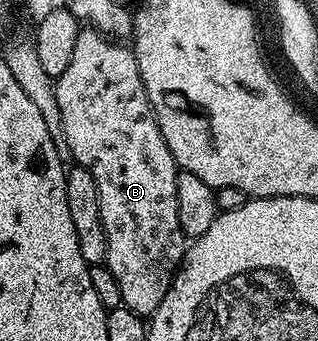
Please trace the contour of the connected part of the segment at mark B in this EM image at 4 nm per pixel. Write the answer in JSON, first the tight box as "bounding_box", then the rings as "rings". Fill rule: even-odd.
{"bounding_box":[54,28,188,316],"rings":[[[93,28],[79,29],[76,36],[76,44],[72,47],[72,60],[64,73],[56,79],[54,84],[56,92],[56,104],[60,104],[60,120],[64,128],[64,140],[68,140],[68,148],[72,148],[72,156],[77,165],[83,166],[88,172],[92,172],[92,180],[96,180],[96,188],[100,192],[100,220],[104,224],[104,236],[108,244],[105,265],[112,272],[116,284],[120,284],[120,296],[122,305],[127,306],[132,312],[143,316],[153,316],[156,308],[160,308],[160,300],[168,292],[174,275],[186,257],[188,239],[180,228],[180,215],[176,213],[176,176],[179,168],[174,162],[172,152],[168,152],[168,144],[164,144],[164,136],[160,136],[160,128],[156,124],[156,116],[150,107],[148,92],[144,92],[144,80],[140,80],[140,68],[134,59],[133,49],[129,45],[119,44],[111,40],[99,30]]]}

